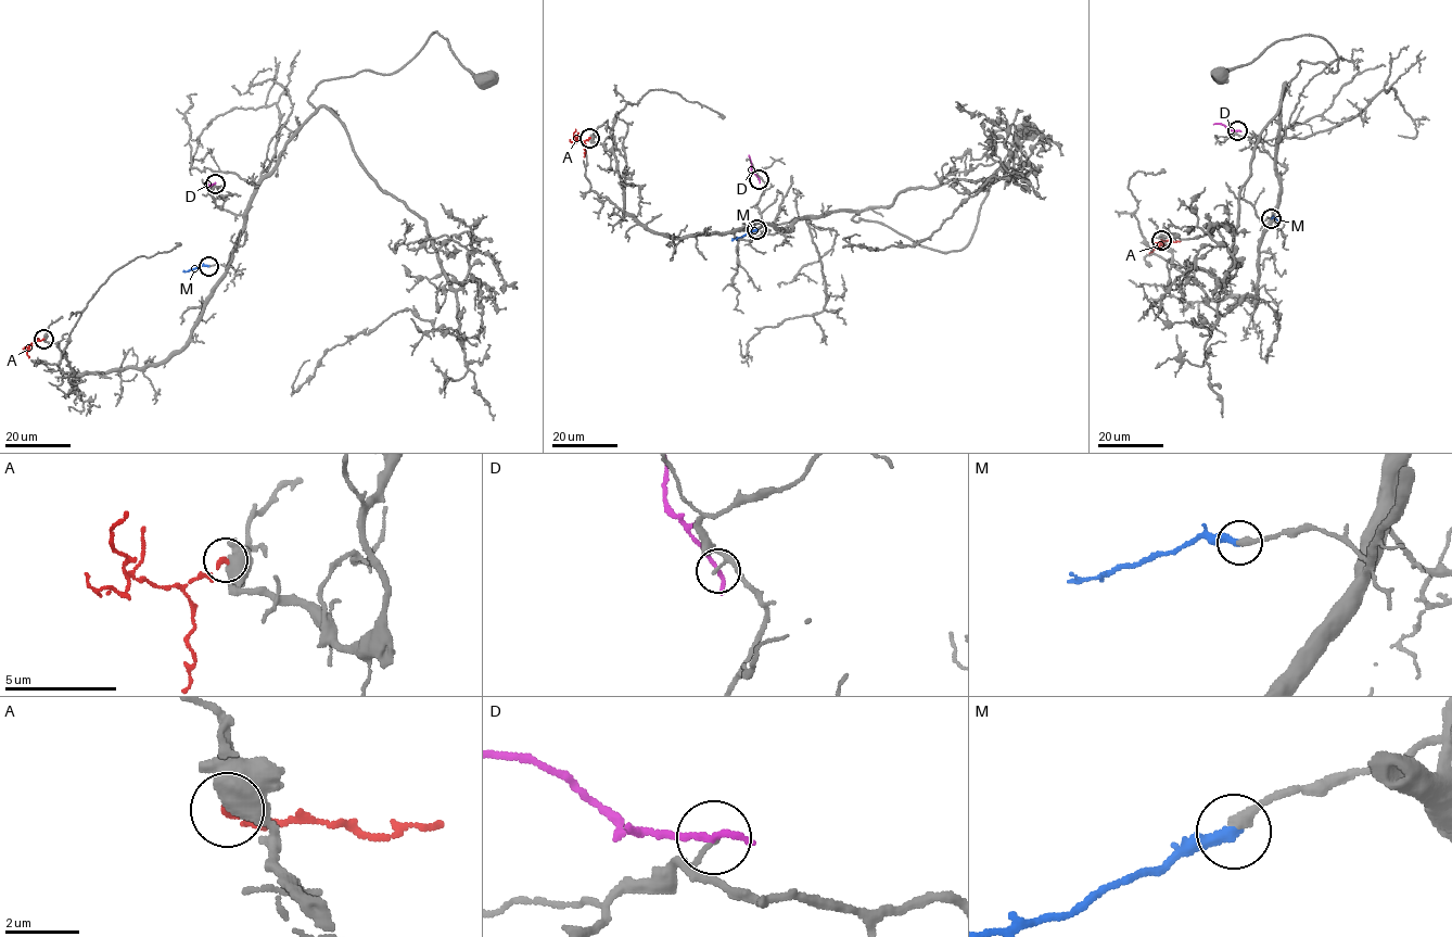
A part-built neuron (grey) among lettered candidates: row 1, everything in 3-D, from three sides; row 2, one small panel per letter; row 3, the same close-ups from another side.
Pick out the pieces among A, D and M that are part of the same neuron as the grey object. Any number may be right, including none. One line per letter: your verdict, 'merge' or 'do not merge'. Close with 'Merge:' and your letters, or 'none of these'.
A: merge
D: do not merge
M: merge
Merge: A, M

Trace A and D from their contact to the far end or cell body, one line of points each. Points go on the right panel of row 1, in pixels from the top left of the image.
A: (1161, 240), (1164, 241), (1149, 253)
D: (1237, 130), (1213, 124)

